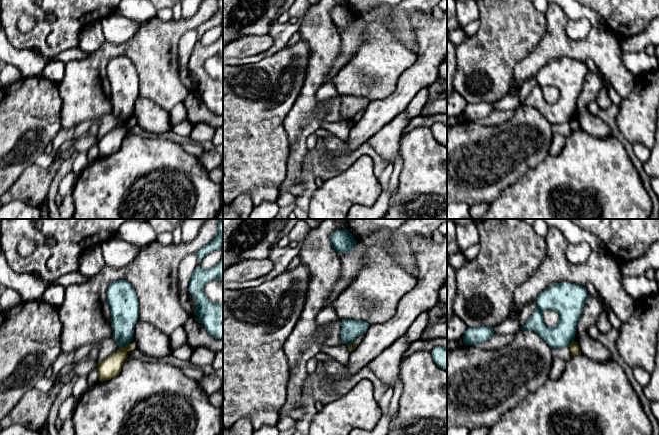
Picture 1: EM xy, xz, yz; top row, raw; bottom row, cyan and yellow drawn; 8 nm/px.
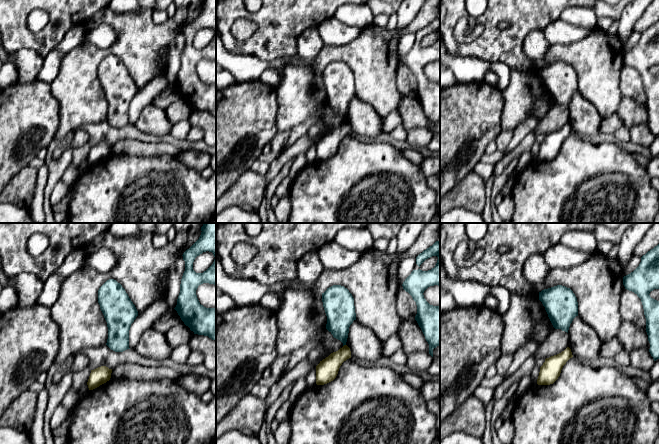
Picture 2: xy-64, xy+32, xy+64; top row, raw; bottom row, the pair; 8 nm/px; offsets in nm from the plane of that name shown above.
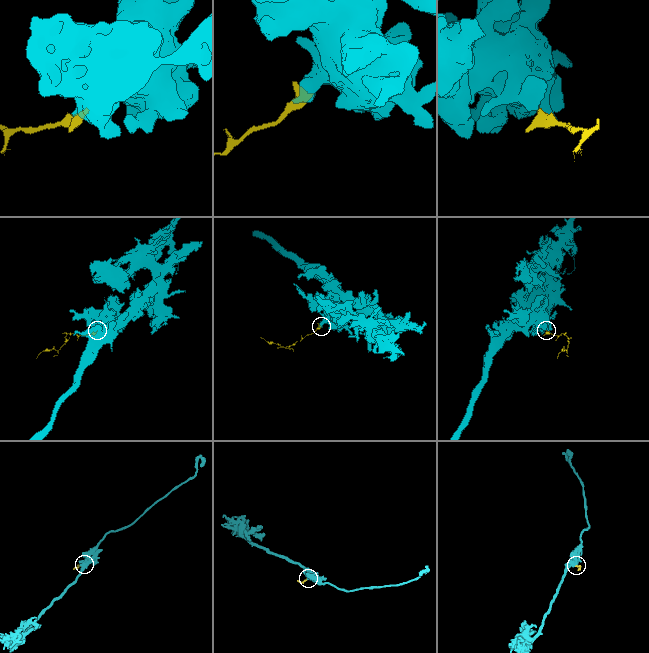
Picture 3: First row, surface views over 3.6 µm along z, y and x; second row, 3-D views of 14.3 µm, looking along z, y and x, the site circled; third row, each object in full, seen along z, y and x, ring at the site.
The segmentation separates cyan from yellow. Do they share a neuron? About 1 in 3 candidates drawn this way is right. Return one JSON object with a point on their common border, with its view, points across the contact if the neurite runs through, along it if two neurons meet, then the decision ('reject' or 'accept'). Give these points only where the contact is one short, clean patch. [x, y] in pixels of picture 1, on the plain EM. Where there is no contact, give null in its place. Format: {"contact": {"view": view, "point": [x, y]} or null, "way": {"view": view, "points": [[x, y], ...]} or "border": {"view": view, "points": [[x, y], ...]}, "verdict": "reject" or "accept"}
{"contact": {"view": "xy", "point": [125, 121]}, "border": {"view": "xy", "points": [[129, 119], [121, 123]]}, "verdict": "reject"}

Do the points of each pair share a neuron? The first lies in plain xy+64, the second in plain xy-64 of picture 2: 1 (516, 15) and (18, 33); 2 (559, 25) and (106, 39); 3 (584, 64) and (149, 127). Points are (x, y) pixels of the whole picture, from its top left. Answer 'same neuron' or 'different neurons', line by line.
1: same neuron
2: same neuron
3: different neurons

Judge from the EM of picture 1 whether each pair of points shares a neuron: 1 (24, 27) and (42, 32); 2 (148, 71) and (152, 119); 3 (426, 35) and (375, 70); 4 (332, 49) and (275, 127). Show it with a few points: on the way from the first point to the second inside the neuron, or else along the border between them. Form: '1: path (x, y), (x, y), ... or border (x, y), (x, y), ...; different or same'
1: border (38, 20), (27, 32), (22, 32), (16, 26); different
2: border (139, 95), (154, 100), (168, 112); different
3: border (417, 54), (417, 59), (402, 73); different
4: border (306, 73), (299, 95), (285, 115); different

